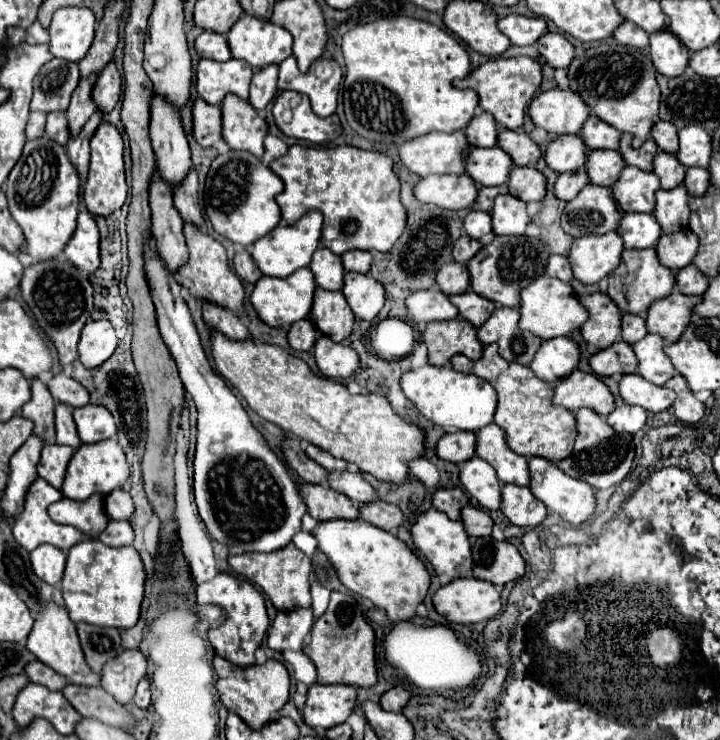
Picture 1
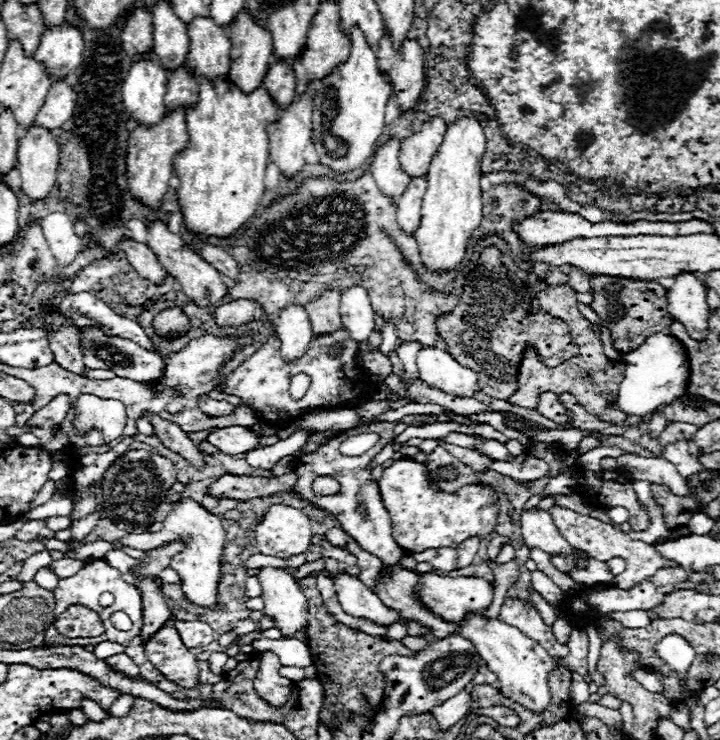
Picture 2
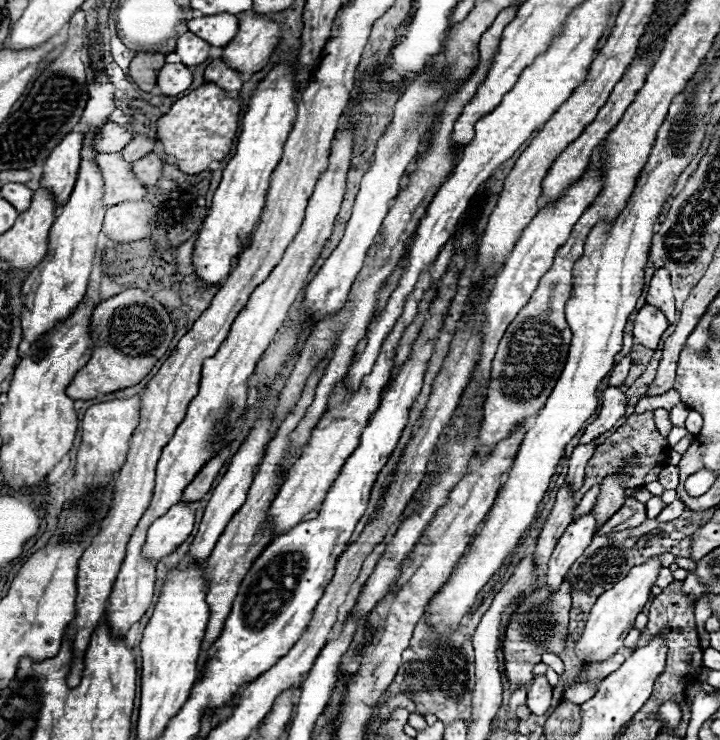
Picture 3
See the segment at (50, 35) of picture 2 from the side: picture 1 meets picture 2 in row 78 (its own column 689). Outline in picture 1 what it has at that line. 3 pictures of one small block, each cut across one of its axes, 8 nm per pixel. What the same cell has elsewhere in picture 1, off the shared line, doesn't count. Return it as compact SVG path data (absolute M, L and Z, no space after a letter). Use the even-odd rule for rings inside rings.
M668 30L650 36L650 58L654 68L668 78L680 76L690 60L690 50Z

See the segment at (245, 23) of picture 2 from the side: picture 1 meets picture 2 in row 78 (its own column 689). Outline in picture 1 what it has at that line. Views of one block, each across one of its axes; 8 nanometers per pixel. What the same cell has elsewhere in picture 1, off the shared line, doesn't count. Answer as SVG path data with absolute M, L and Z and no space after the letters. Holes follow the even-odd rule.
M686 230L676 234L662 234L656 244L658 260L670 270L680 270L690 264L698 252L698 238Z

